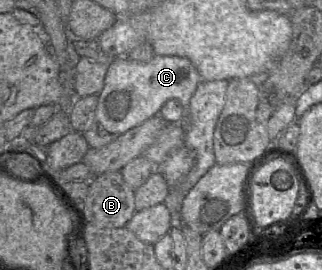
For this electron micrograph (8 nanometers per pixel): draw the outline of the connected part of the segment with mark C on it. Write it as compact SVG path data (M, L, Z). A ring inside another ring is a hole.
M155 55L152 60L146 63L130 60L126 57L114 58L109 64L103 89L98 95L98 104L93 122L90 128L83 132L89 147L100 148L109 144L129 129L158 115L162 106L172 98L177 98L183 103L186 116L190 99L202 81L201 75L196 67L185 57Z

